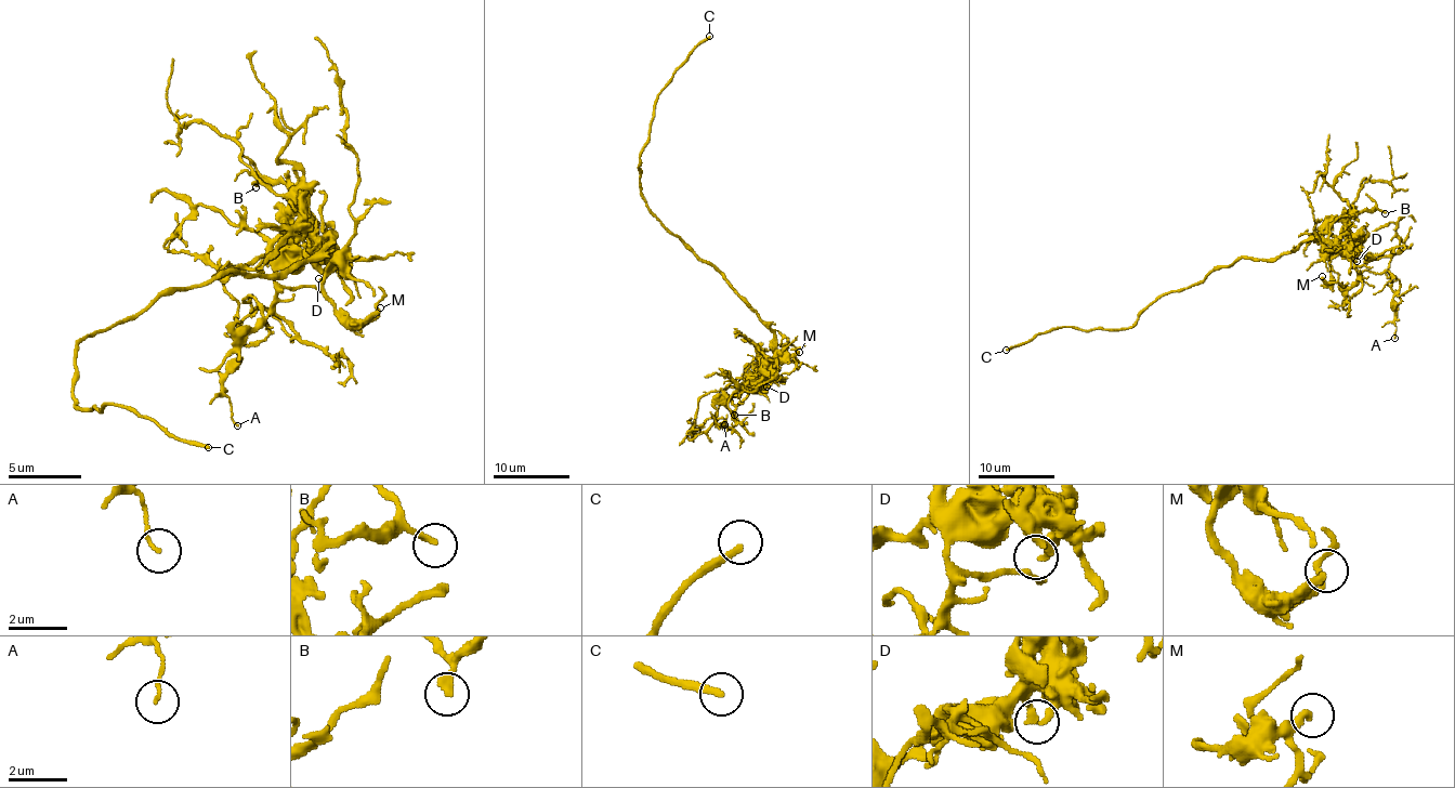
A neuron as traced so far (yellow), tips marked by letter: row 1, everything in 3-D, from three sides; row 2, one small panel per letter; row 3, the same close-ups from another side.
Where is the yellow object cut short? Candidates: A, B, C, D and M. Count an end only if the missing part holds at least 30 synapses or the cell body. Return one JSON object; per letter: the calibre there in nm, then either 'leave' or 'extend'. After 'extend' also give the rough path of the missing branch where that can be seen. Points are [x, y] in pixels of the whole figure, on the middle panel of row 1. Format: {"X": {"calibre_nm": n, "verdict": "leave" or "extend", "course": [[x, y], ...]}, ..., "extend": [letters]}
{"A": {"calibre_nm": 110, "verdict": "leave"}, "B": {"calibre_nm": 240, "verdict": "leave"}, "C": {"calibre_nm": 260, "verdict": "extend"}, "D": {"calibre_nm": 220, "verdict": "leave"}, "M": {"calibre_nm": 280, "verdict": "extend", "course": [[799, 352], [815, 325], [846, 294], [853, 297], [859, 307], [855, 330]]}, "extend": ["C", "M"]}

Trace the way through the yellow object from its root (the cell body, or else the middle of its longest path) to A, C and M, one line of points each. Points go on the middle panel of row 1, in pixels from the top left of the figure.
A: (709, 263), (773, 335), (769, 369), (732, 394), (729, 409), (734, 424), (724, 430), (717, 427), (724, 424)
C: (709, 263), (702, 262), (650, 210), (640, 191), (639, 170), (657, 93), (709, 36)
M: (709, 263), (771, 330), (776, 352), (769, 359), (794, 357), (799, 352)

